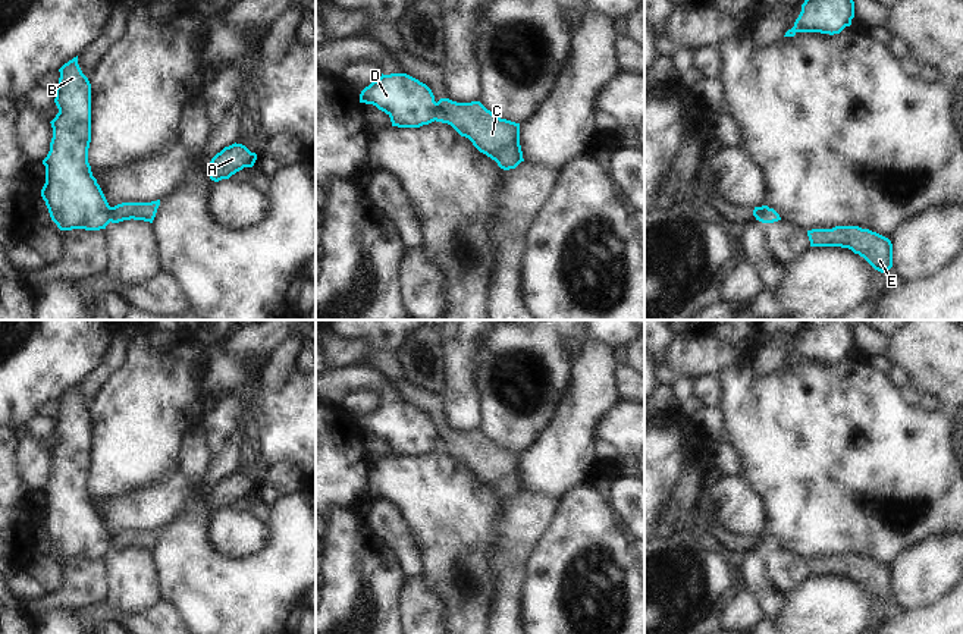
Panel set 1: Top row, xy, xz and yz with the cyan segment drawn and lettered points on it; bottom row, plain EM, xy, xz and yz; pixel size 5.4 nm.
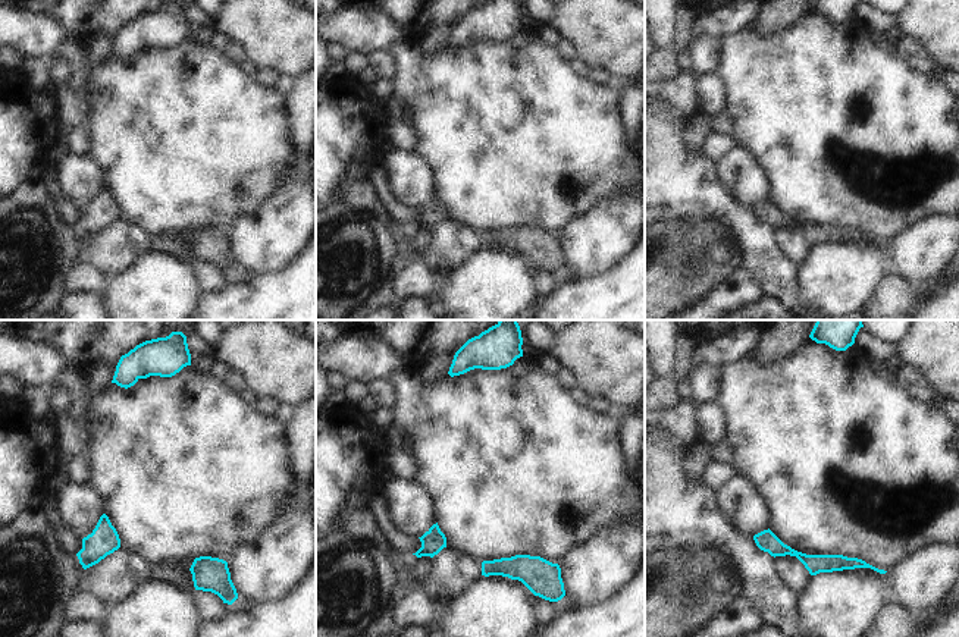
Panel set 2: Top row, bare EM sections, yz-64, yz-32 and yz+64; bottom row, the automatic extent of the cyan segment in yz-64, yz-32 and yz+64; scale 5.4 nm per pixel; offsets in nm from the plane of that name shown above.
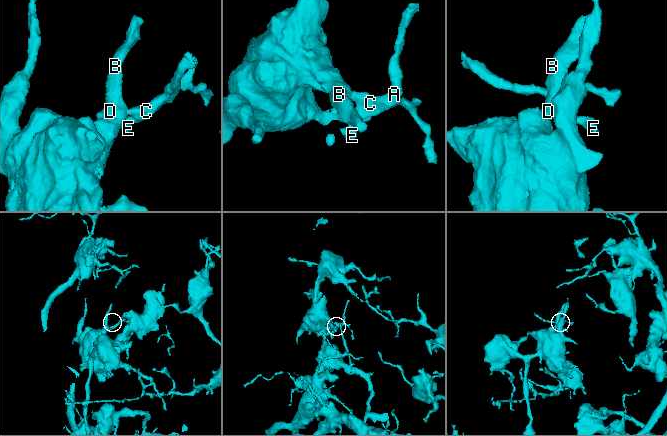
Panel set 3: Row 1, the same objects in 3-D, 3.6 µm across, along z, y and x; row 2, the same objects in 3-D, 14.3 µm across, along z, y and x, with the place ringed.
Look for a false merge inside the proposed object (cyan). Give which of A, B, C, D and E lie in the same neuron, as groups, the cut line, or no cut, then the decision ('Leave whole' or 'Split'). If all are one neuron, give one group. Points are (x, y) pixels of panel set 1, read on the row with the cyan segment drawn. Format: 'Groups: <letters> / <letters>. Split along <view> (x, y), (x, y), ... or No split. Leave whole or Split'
Groups: A C E / B D. Split along xz (438, 103), (438, 116), (435, 119). Split.

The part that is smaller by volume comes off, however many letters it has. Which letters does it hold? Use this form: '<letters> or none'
A, C, E

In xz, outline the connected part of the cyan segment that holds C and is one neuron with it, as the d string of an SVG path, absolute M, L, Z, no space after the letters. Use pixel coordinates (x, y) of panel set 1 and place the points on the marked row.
M440 98L437 106L436 122L451 125L461 136L468 138L480 153L495 160L501 169L515 169L524 161L520 145L520 123L498 117L480 101L457 103L449 98Z

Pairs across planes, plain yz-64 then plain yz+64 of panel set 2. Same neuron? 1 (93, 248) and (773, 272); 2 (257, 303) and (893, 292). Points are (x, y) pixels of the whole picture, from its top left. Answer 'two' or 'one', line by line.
1: two
2: two

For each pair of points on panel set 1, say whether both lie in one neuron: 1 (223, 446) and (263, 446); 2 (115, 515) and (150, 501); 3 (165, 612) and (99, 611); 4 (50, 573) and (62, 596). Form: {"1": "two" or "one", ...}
{"1": "two", "2": "one", "3": "one", "4": "two"}

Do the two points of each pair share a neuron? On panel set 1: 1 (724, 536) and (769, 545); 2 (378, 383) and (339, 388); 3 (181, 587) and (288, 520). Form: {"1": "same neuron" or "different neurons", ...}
{"1": "same neuron", "2": "same neuron", "3": "same neuron"}

